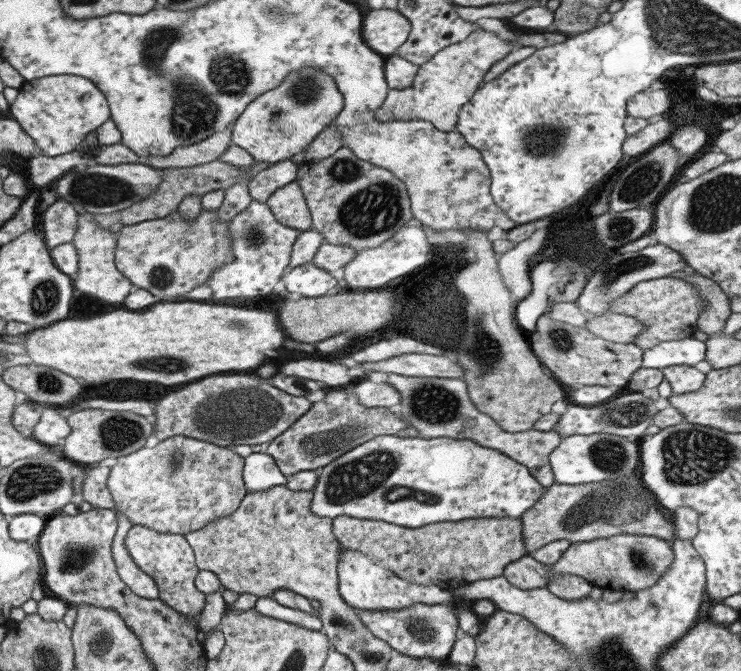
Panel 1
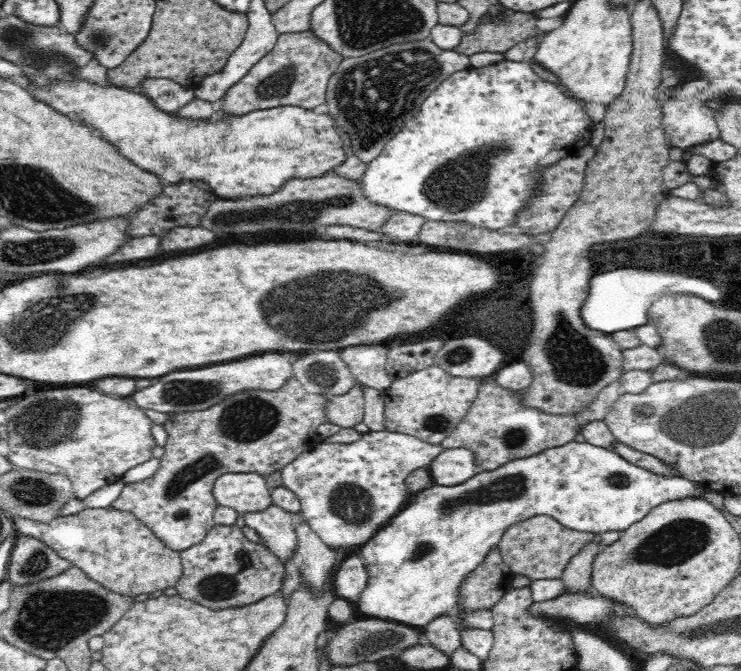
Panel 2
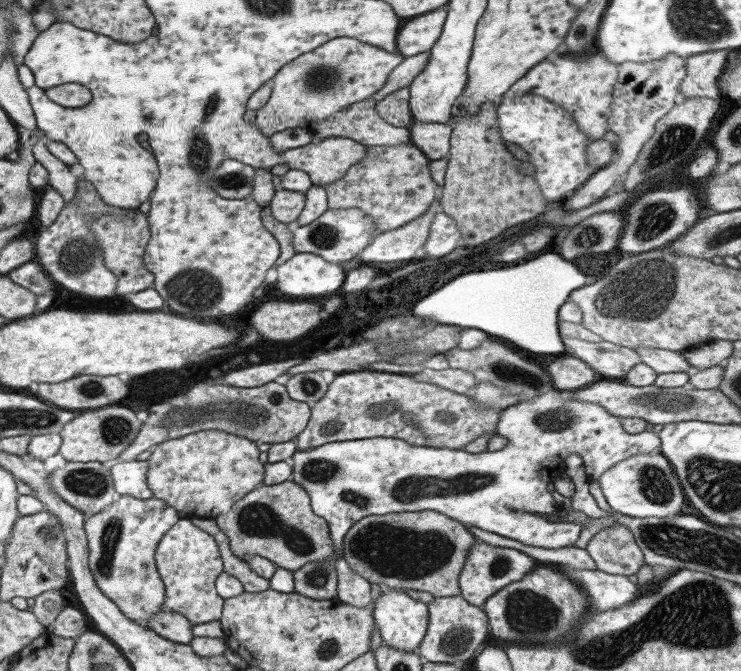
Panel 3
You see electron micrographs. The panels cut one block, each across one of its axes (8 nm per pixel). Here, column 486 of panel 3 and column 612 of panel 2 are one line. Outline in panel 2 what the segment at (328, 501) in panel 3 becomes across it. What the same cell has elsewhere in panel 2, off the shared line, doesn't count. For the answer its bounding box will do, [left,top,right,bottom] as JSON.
[356,441,706,628]

